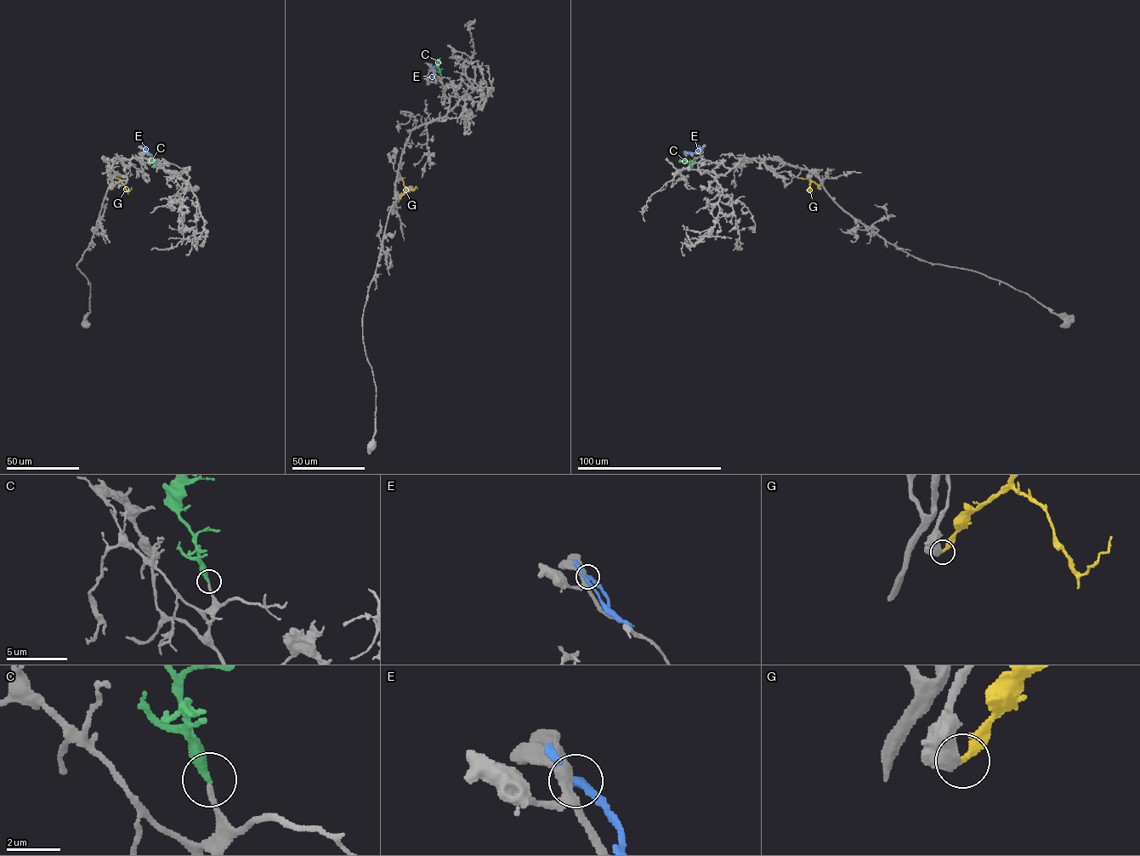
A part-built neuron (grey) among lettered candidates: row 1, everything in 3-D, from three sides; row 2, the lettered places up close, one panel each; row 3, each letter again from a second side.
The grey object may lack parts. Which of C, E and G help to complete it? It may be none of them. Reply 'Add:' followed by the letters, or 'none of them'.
Add: C

